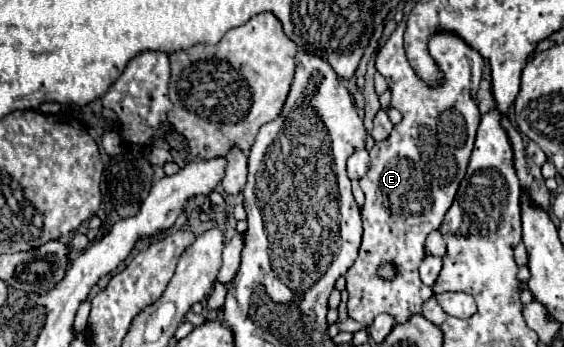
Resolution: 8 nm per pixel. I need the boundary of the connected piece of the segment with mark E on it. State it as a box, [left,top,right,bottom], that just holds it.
[345,23,481,327]

